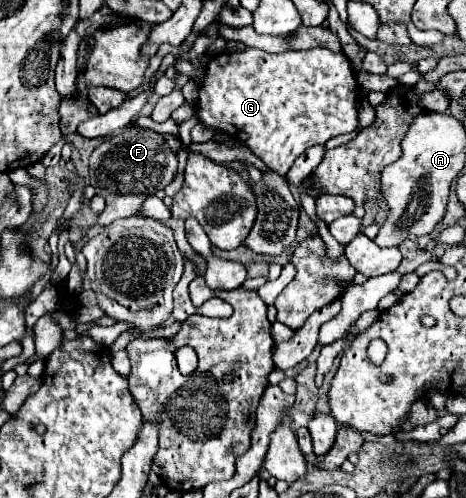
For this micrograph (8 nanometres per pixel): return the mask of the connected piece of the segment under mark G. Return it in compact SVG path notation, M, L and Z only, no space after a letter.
M246 47L244 51L218 53L208 61L206 75L200 83L200 97L196 117L200 123L214 131L236 137L250 147L272 171L286 175L292 163L310 147L324 145L328 139L358 129L358 95L360 87L348 57L340 51L308 49L308 51L282 51L266 53Z

